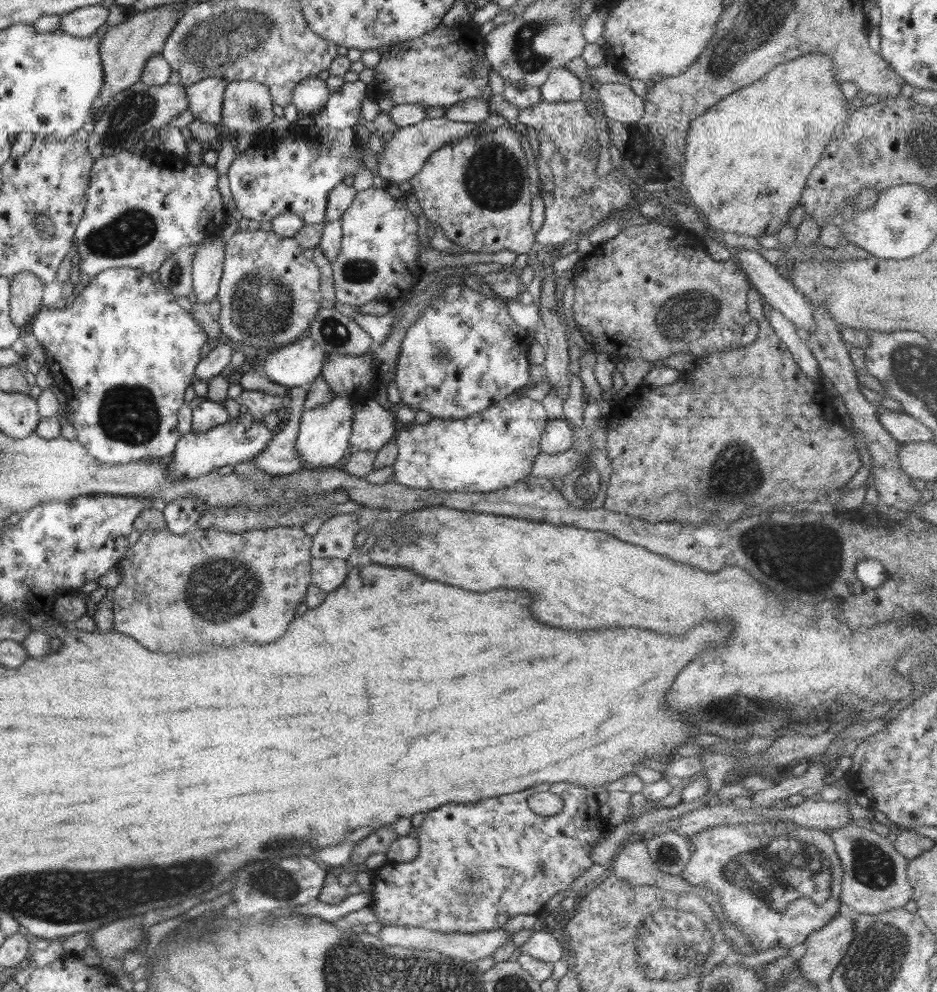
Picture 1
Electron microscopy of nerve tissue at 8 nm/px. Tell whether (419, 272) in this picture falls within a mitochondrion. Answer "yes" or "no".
no

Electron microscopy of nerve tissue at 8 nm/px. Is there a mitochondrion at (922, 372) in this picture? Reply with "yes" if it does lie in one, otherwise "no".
yes

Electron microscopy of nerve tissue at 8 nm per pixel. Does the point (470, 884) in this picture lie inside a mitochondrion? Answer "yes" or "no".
yes

